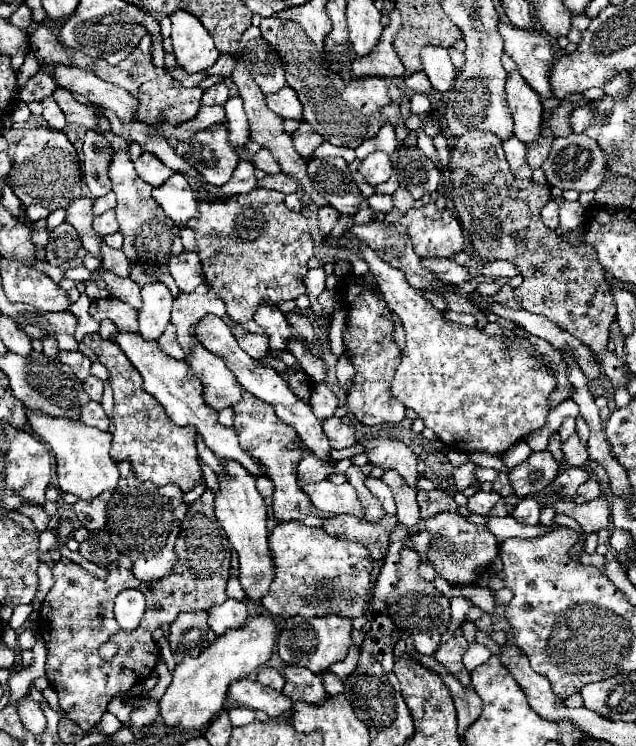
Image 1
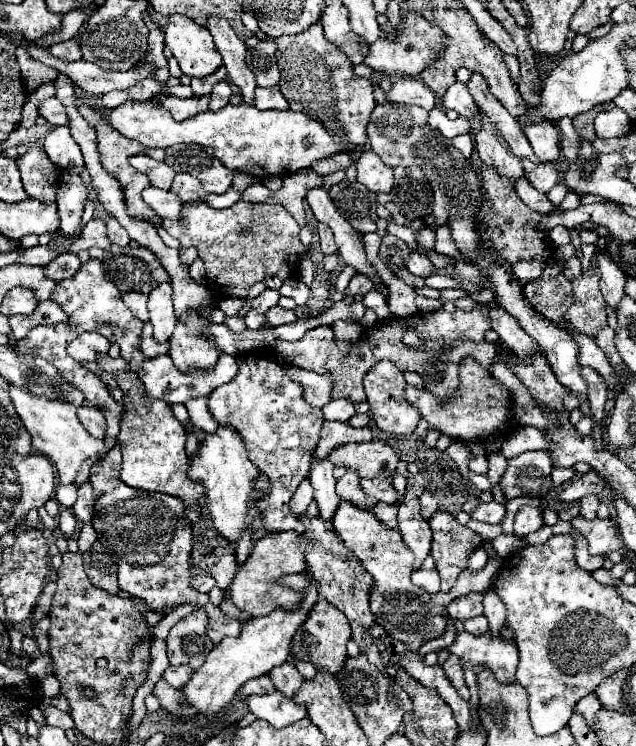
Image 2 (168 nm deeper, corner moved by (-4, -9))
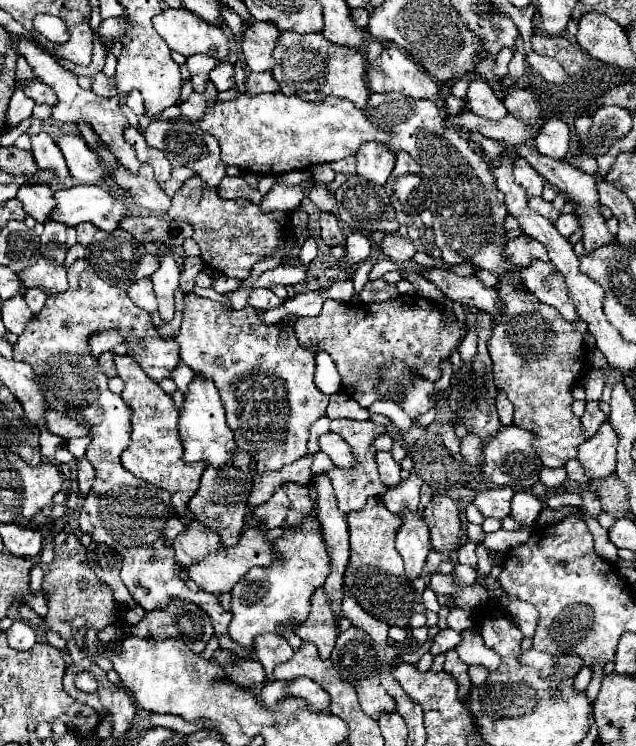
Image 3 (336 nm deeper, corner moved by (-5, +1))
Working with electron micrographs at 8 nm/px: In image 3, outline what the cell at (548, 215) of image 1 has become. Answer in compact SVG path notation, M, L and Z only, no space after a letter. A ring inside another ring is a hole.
M562 214L558 220L556 220L556 230L564 236L564 238L570 238L578 228L580 228L580 224L576 222L576 218L572 216L572 214Z

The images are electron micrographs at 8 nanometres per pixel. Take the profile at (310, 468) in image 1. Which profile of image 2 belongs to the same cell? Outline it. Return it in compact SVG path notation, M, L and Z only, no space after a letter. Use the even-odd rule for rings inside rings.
M303 480L303 482L297 486L295 494L291 496L291 502L289 502L291 514L301 516L301 514L307 510L307 506L311 504L311 500L313 500L313 486L311 486L309 480Z

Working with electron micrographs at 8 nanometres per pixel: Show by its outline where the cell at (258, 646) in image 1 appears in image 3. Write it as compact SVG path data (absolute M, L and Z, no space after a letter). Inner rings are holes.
M312 518L304 520L300 528L288 526L284 536L274 542L276 552L280 552L284 560L272 562L268 568L252 568L252 572L248 572L248 576L244 576L244 580L240 580L232 590L232 622L228 626L228 636L246 652L254 648L254 638L258 634L294 632L308 618L312 608L310 598L330 574L326 544L320 530L320 522Z

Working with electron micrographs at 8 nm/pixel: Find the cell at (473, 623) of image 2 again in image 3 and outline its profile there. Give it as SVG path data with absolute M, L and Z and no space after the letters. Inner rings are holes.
M454 608L450 610L450 616L448 616L448 628L454 628L454 630L466 630L472 626L472 620L470 620L470 614L462 608Z

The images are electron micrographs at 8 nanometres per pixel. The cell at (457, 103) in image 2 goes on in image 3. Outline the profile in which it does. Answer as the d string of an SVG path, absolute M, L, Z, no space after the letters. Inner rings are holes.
M472 80L468 94L466 94L466 104L470 106L470 112L488 118L488 120L502 120L502 116L508 114L504 104L494 96L490 86L484 80Z

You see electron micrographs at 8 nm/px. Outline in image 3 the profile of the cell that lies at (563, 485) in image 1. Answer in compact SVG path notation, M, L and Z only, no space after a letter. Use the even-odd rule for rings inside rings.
M604 422L596 436L580 444L578 460L588 476L588 480L600 480L614 472L616 468L616 446L618 436L612 430L610 422Z

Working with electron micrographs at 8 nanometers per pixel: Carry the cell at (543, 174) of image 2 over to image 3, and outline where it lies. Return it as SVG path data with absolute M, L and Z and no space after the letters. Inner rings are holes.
M524 158L516 160L514 166L514 180L526 188L530 196L540 196L544 188L544 176L540 176Z

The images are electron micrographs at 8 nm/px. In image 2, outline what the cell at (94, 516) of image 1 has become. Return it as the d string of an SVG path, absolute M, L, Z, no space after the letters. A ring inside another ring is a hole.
M85 482L83 486L79 486L77 492L77 502L73 504L73 514L81 520L81 522L91 522L95 512L95 500L93 500L93 488L89 482Z

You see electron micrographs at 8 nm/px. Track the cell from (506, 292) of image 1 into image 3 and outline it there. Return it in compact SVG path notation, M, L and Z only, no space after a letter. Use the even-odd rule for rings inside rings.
M398 296L378 304L344 304L326 300L316 318L298 318L294 330L304 348L320 348L332 356L342 376L342 390L364 408L374 400L380 400L376 384L384 362L400 358L420 376L436 382L442 374L440 362L452 356L466 334L466 326L458 320L444 322L442 306L422 296Z

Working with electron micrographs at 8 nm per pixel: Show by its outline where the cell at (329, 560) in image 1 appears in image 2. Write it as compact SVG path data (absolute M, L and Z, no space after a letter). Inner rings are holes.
M281 532L281 534L265 534L263 538L255 540L249 558L245 560L243 566L239 566L233 582L227 586L227 596L231 602L247 612L249 616L267 616L273 608L281 606L285 610L293 610L301 602L301 592L293 592L289 588L279 586L279 578L287 574L301 574L309 566L303 558L303 550L307 548L307 540L301 534L295 532Z

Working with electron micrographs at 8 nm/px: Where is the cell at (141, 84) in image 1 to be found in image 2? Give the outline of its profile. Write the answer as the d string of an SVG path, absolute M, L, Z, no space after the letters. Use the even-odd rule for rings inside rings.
M155 96L155 100L161 106L165 106L173 114L173 118L177 122L181 122L185 118L191 118L191 116L207 110L207 104L209 104L209 96L199 96L199 98L193 96L193 98L187 98L187 100L177 98L177 96L163 96L163 98Z

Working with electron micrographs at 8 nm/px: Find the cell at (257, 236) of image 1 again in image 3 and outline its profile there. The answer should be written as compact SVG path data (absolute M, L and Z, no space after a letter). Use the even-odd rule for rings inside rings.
M198 176L184 182L184 186L172 196L172 208L166 212L168 218L186 220L194 228L194 240L202 250L202 262L212 272L228 278L246 280L256 262L274 254L280 244L280 236L288 232L288 212L262 212L258 204L246 200L224 200L216 188L208 188Z

